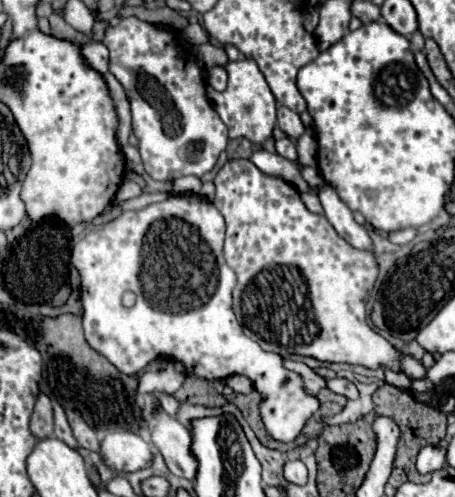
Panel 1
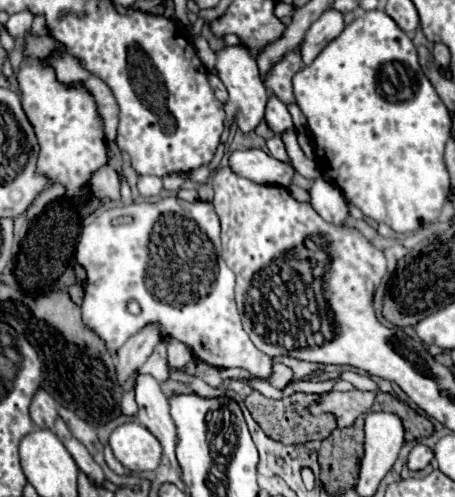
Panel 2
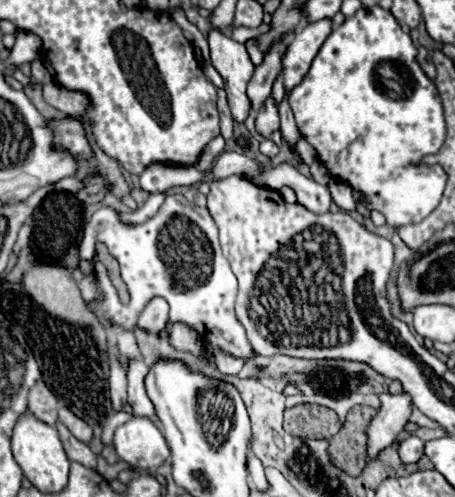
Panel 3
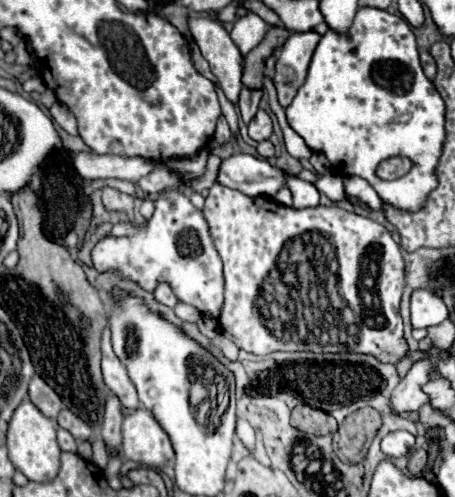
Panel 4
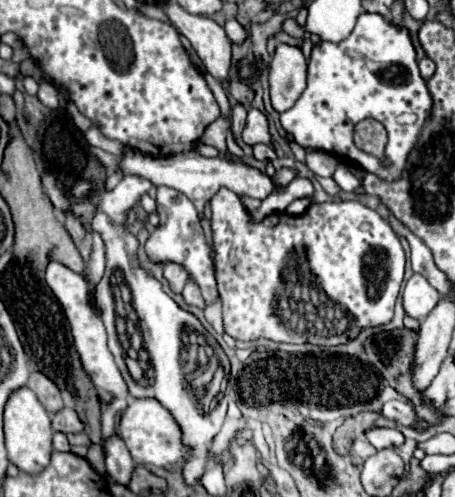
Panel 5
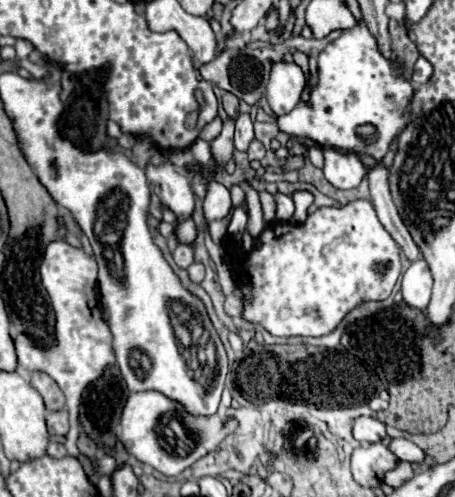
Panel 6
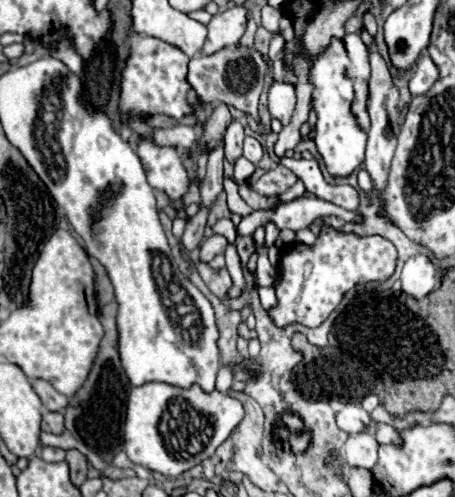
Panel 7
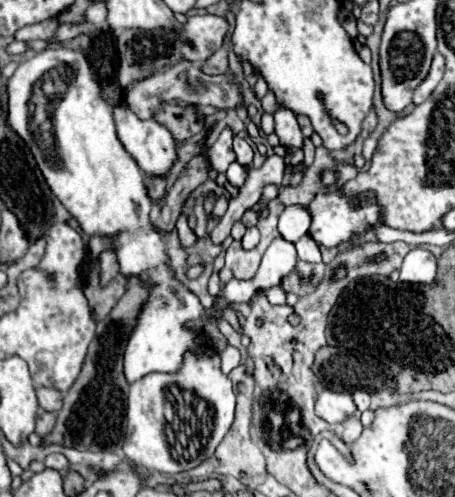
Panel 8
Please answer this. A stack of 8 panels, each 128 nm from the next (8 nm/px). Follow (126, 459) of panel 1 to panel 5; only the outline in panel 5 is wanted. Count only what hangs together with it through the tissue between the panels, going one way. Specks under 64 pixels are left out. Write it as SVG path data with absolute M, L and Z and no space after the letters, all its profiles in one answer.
M134 398L120 418L118 432L136 462L164 468L182 462L188 456L188 446L182 442L180 426L172 418L172 414L154 398Z

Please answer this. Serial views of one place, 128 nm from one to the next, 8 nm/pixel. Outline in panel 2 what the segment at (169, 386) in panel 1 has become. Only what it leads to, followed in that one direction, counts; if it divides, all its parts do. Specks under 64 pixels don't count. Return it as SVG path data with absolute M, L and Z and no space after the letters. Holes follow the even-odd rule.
M166 338L164 344L166 344L166 350L168 350L168 360L176 370L186 366L188 360L192 358L192 350L186 344L180 344L178 340L172 340L172 338ZM132 388L132 390L128 390L128 392L124 394L124 398L122 398L122 404L120 404L120 410L122 410L122 414L124 414L124 416L128 416L128 414L134 414L134 412L136 412L134 388Z

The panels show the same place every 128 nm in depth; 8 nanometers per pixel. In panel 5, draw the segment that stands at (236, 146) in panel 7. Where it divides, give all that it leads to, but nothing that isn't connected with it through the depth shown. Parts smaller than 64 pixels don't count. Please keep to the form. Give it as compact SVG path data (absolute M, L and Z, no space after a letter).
M250 108L248 110L248 118L246 118L246 128L242 132L242 140L250 146L262 142L262 144L270 144L270 134L268 134L268 120L266 116L256 110Z

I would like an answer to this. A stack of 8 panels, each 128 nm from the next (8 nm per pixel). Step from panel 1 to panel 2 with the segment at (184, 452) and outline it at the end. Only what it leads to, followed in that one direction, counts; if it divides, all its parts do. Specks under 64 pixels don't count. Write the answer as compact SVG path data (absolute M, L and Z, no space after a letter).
M136 374L136 404L138 404L138 414L136 420L140 424L144 424L162 444L164 456L170 458L170 462L174 466L178 466L176 462L176 426L170 418L168 412L168 400L160 388L160 384L156 382L154 376L150 374Z

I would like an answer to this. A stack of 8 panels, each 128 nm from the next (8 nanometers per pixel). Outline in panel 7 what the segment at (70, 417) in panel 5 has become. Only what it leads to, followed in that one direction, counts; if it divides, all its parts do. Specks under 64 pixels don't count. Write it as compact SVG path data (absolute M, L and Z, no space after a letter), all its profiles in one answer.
M44 410L44 414L42 414L42 430L52 432L52 434L62 434L64 432L64 416L60 412Z

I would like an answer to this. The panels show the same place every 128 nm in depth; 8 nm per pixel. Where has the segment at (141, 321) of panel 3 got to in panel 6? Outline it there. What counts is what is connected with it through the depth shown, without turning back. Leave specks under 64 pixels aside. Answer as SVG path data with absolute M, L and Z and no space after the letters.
M178 244L174 250L174 260L178 266L188 268L194 262L194 248L192 244Z

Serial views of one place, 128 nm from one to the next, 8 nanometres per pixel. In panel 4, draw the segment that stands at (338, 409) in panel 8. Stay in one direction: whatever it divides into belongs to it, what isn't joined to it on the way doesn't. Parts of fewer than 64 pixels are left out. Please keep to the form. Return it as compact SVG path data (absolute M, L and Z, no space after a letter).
M398 430L398 432L390 432L382 438L380 442L380 450L386 454L386 456L392 456L392 458L398 458L398 456L404 456L412 446L414 446L416 438L410 434L410 432L404 432L404 430Z

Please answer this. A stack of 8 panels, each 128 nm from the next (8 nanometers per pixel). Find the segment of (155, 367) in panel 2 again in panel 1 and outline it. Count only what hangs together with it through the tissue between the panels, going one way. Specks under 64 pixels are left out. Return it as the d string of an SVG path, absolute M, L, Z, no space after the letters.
M166 392L156 394L156 398L160 400L162 408L164 408L170 416L174 416L174 414L176 414L176 410L178 410L178 400L176 400L176 398L172 398L172 396L170 396L170 394L166 394Z

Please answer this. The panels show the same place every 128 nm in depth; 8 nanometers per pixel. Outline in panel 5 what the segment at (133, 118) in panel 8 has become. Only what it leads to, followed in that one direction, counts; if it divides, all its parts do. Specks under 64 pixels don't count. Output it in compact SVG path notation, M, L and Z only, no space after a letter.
M158 186L156 192L156 204L158 204L158 216L160 216L160 226L150 234L146 242L146 252L154 262L178 262L188 270L188 276L198 282L202 288L202 296L206 304L212 304L218 296L216 288L216 278L214 278L214 264L210 258L210 248L204 240L204 232L198 220L198 212L194 204L182 194L176 192L174 188L168 186Z

